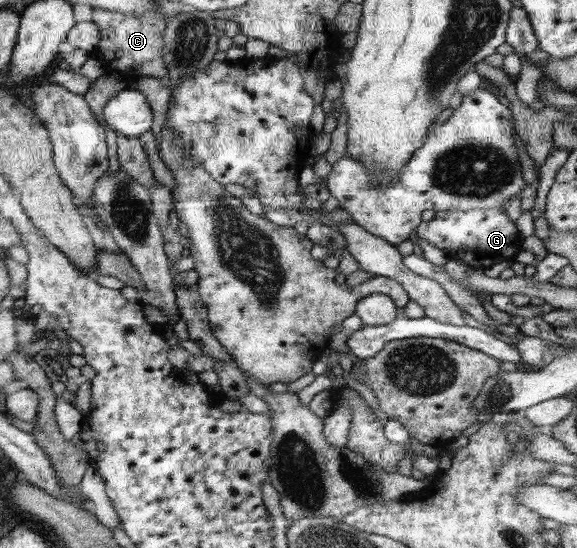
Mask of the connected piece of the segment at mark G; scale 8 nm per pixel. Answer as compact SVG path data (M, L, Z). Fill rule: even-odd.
M500 209L436 211L432 220L420 222L416 227L416 234L420 241L441 249L450 259L464 262L472 269L483 270L504 261L514 261L523 241L516 222L508 217L506 210Z

